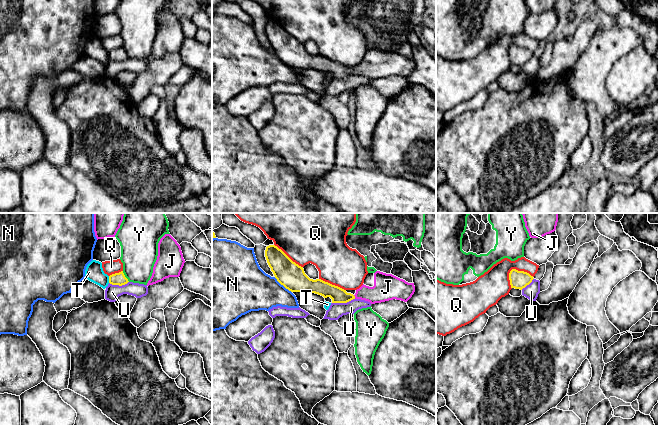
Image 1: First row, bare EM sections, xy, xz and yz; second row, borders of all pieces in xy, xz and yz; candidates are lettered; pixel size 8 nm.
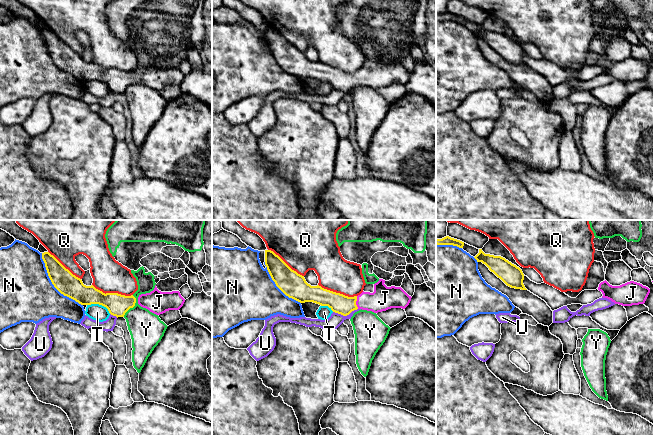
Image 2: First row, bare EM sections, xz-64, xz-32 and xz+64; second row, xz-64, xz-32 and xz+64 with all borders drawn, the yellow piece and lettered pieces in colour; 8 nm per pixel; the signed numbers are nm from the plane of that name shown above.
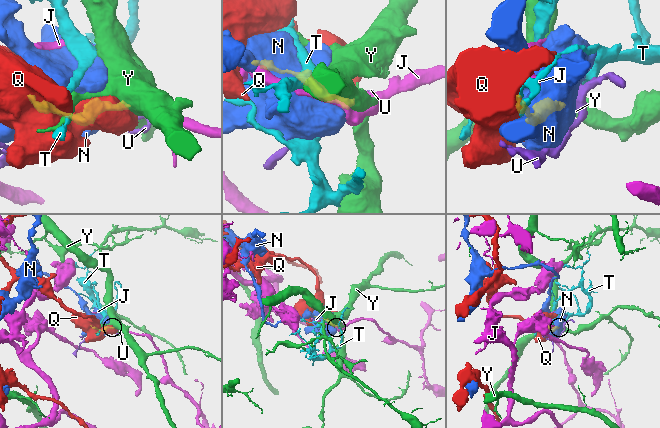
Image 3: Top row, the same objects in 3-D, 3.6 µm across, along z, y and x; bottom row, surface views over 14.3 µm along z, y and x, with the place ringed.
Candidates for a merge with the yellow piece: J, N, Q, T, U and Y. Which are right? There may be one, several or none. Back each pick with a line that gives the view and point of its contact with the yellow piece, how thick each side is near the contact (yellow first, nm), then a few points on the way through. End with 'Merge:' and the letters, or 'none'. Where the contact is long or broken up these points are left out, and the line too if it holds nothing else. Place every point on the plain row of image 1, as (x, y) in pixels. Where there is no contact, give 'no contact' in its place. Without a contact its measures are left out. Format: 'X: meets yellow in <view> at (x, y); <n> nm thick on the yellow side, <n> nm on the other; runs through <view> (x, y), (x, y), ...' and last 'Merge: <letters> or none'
J: meets yellow in xz at (354, 72); 130 nm thick on the yellow side, 190 nm on the other; runs through xz (338, 71), (354, 72), (384, 65)
Merge: J

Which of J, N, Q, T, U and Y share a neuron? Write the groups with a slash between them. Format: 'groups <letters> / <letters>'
groups J / N / Q / T / U / Y

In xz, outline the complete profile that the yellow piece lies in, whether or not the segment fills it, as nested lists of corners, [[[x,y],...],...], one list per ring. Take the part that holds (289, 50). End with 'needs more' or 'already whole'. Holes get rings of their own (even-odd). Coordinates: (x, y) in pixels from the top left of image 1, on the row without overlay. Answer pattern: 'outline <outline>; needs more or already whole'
outline [[[275,21],[266,23],[265,33],[275,54],[286,65],[291,68],[311,68],[324,74],[330,73],[332,79],[347,79],[355,74],[371,80],[393,75],[407,78],[415,68],[414,59],[408,59],[392,50],[376,47],[366,51],[363,61],[353,71],[321,55],[310,55],[303,43],[293,38]]]; needs more

